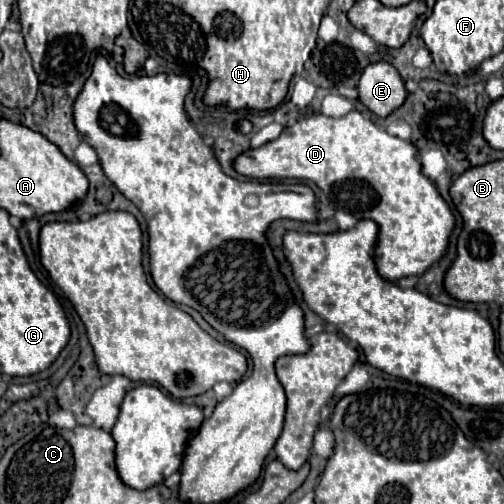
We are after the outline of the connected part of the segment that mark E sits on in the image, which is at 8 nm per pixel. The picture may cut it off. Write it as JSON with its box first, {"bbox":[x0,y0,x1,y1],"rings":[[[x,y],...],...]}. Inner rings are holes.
{"bbox":[358,62,406,118],"rings":[[[388,62],[368,64],[358,82],[360,102],[380,118],[390,116],[406,100],[404,82]]]}

